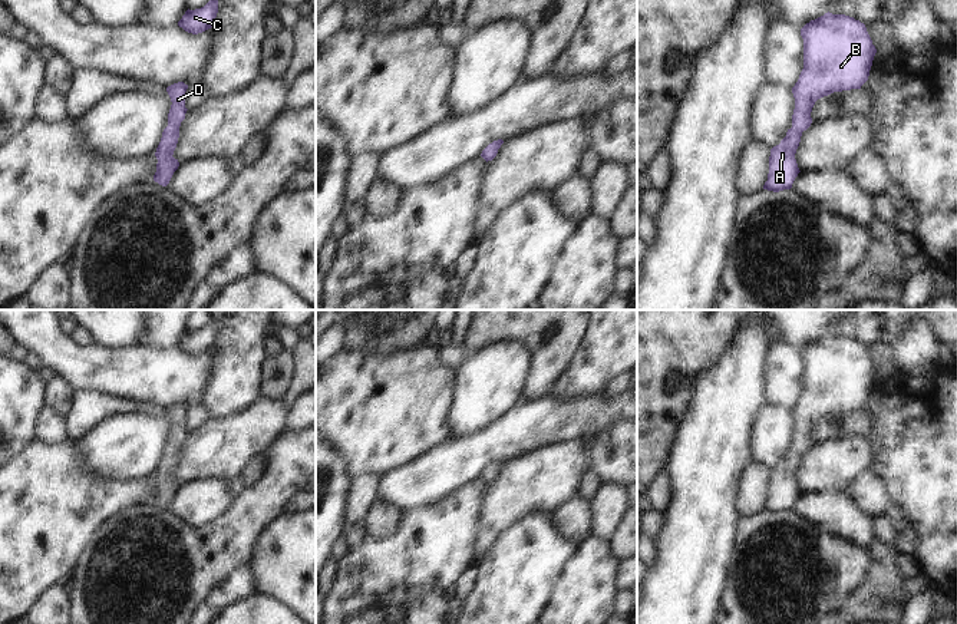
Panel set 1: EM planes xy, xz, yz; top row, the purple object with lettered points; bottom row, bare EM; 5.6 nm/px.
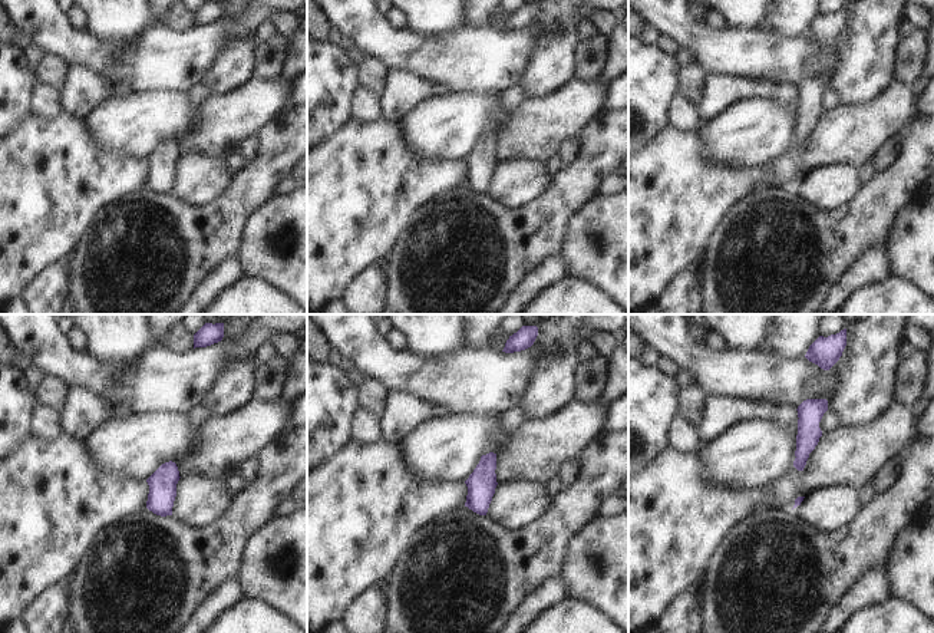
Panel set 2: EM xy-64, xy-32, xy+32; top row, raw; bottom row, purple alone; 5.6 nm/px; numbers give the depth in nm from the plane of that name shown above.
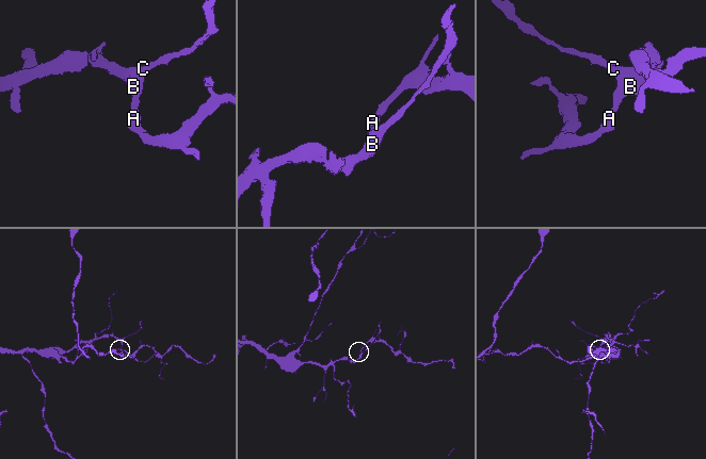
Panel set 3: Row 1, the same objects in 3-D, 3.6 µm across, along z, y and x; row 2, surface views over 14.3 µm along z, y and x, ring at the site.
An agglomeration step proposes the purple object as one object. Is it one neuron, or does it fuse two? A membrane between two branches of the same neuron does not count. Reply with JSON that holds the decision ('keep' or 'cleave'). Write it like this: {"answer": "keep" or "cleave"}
{"answer": "keep"}

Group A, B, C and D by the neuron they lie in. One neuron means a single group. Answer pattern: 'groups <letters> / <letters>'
groups A B C D

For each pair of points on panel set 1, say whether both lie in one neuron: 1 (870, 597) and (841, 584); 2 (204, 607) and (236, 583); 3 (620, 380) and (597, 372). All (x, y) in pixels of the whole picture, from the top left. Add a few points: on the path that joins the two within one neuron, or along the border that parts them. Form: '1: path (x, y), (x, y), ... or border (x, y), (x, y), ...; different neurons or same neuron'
1: border (873, 561), (867, 578), (837, 608); different neurons
2: path (211, 606), (228, 590); same neuron
3: border (621, 372), (614, 375), (603, 388); different neurons

